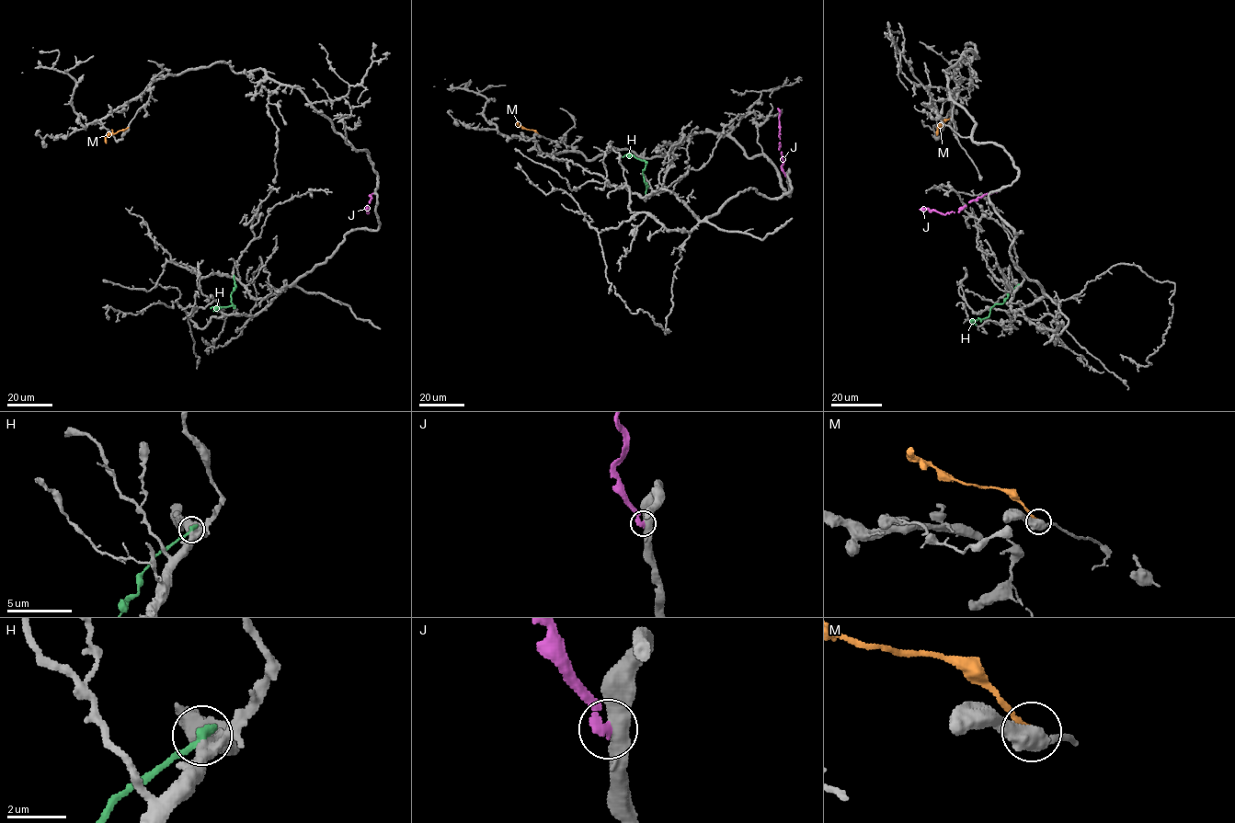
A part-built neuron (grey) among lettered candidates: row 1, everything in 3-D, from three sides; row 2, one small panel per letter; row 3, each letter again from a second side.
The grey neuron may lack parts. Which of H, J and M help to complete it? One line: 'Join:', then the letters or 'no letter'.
Join: no letter

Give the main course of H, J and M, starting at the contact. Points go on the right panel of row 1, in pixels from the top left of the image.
H: (1018, 285), (1001, 303), (995, 303), (987, 317), (973, 320), (975, 322)
J: (996, 191), (973, 200), (958, 211), (941, 214), (919, 209)
M: (951, 118), (940, 125), (936, 135)

